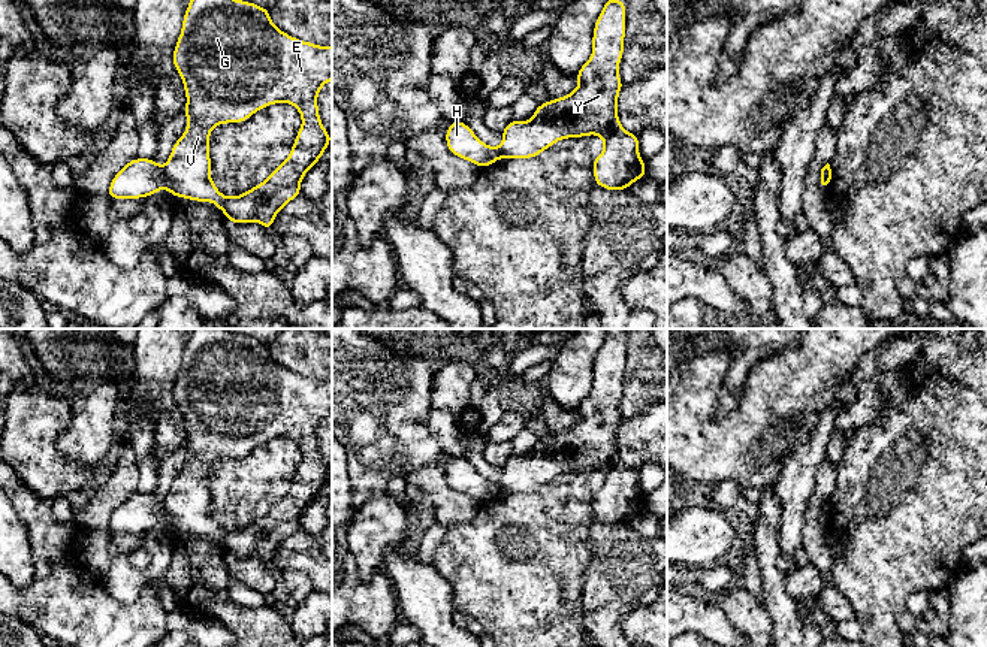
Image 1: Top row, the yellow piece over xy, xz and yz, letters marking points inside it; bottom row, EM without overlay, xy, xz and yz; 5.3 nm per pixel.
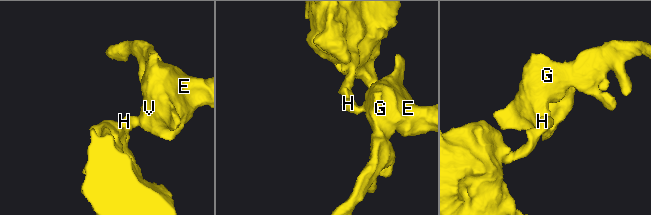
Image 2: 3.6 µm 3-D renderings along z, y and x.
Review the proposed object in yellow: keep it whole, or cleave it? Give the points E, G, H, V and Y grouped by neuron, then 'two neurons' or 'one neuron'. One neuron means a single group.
E G V Y / H; two neurons

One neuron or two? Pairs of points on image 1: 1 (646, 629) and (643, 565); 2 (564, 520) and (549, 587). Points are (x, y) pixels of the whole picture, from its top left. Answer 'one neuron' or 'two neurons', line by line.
1: two neurons
2: one neuron

